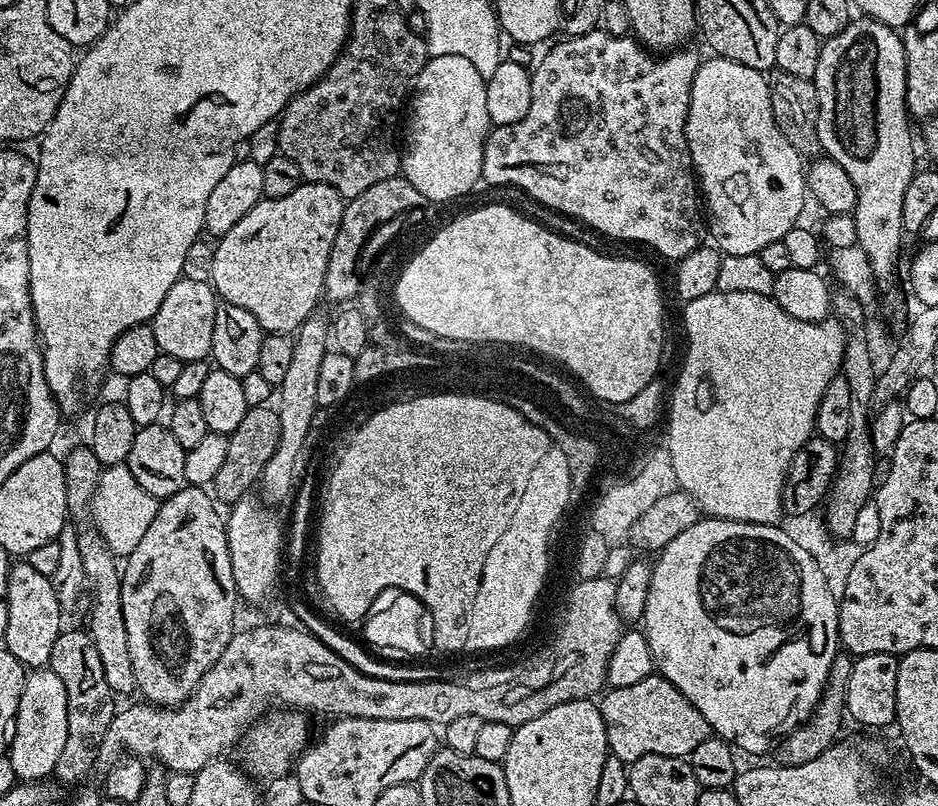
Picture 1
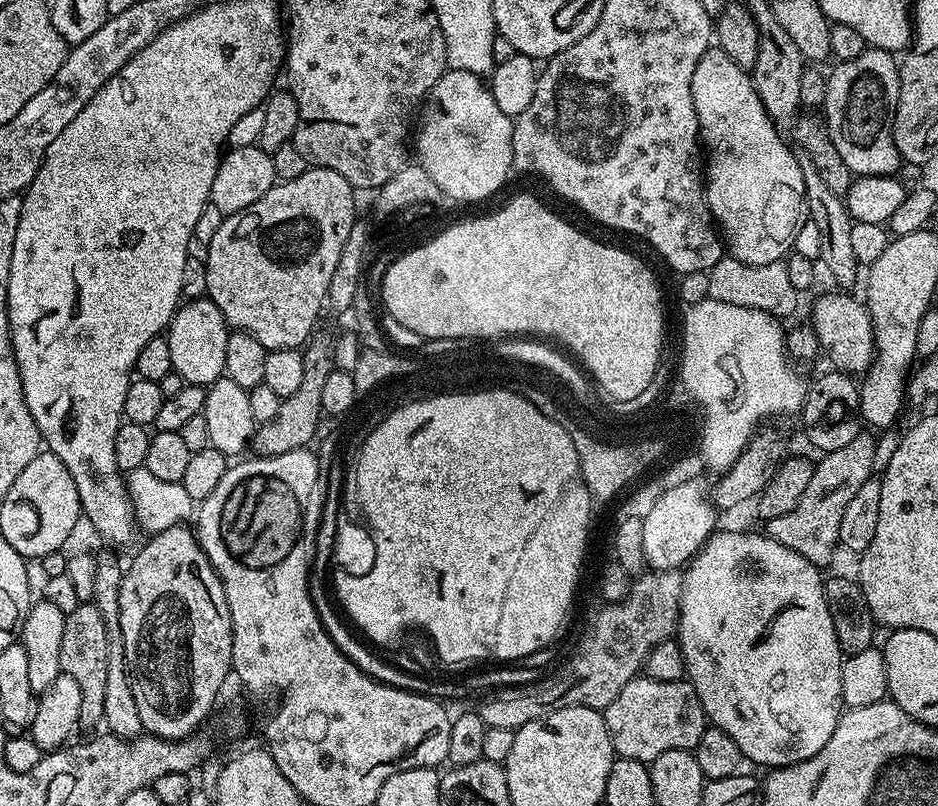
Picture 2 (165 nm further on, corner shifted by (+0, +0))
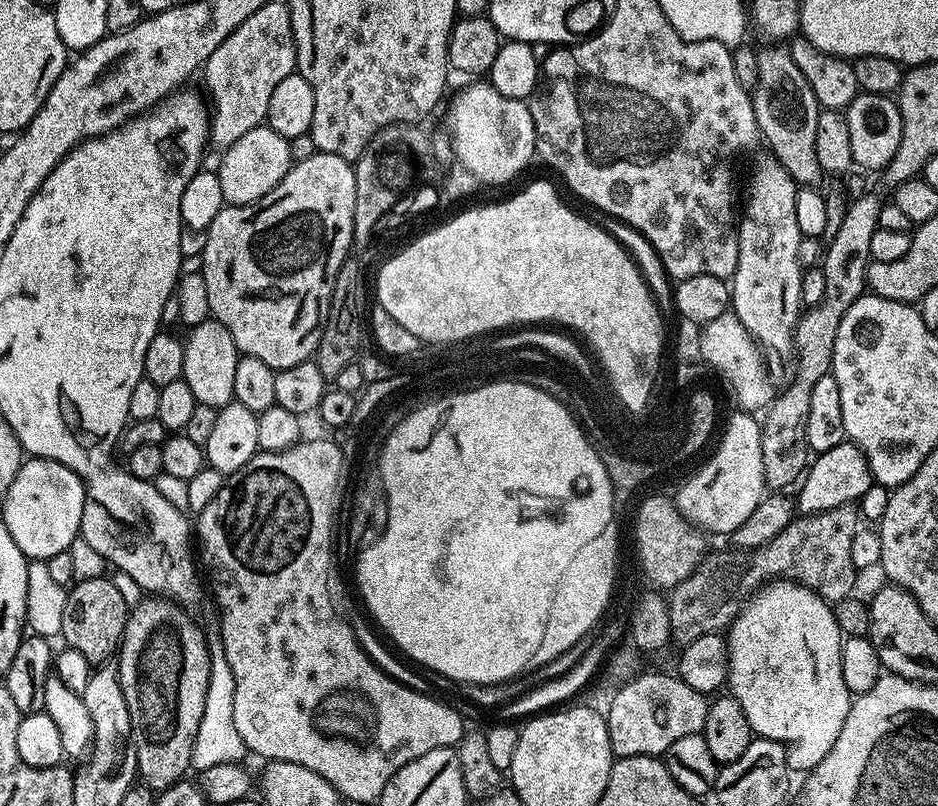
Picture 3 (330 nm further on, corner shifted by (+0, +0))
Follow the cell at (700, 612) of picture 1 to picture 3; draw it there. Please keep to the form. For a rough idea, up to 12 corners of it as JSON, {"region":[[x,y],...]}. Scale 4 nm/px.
{"region":[[772,578],[727,625],[726,688],[766,740],[838,742],[833,605]]}

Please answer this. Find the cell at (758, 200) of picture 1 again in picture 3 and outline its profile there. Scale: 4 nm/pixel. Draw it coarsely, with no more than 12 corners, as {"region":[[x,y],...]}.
{"region":[[775,156],[748,180],[730,308],[787,353],[802,313],[798,185]]}

